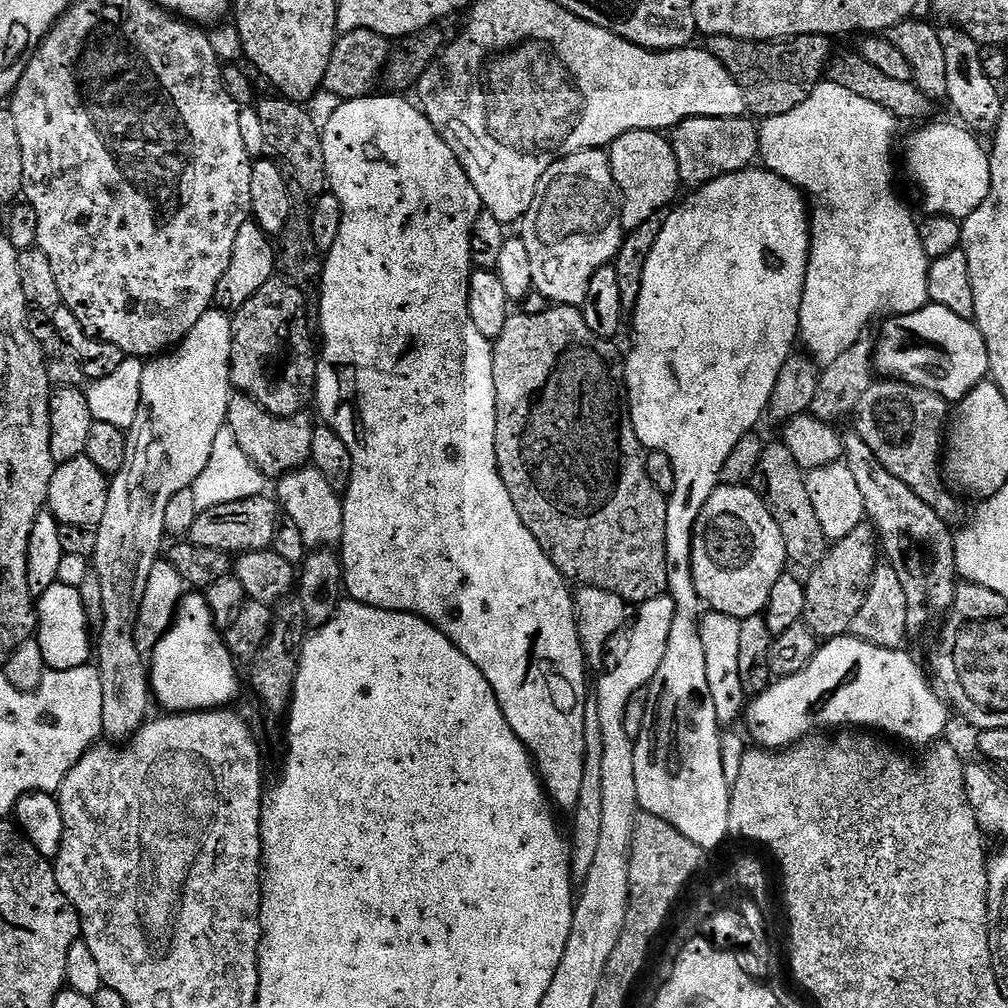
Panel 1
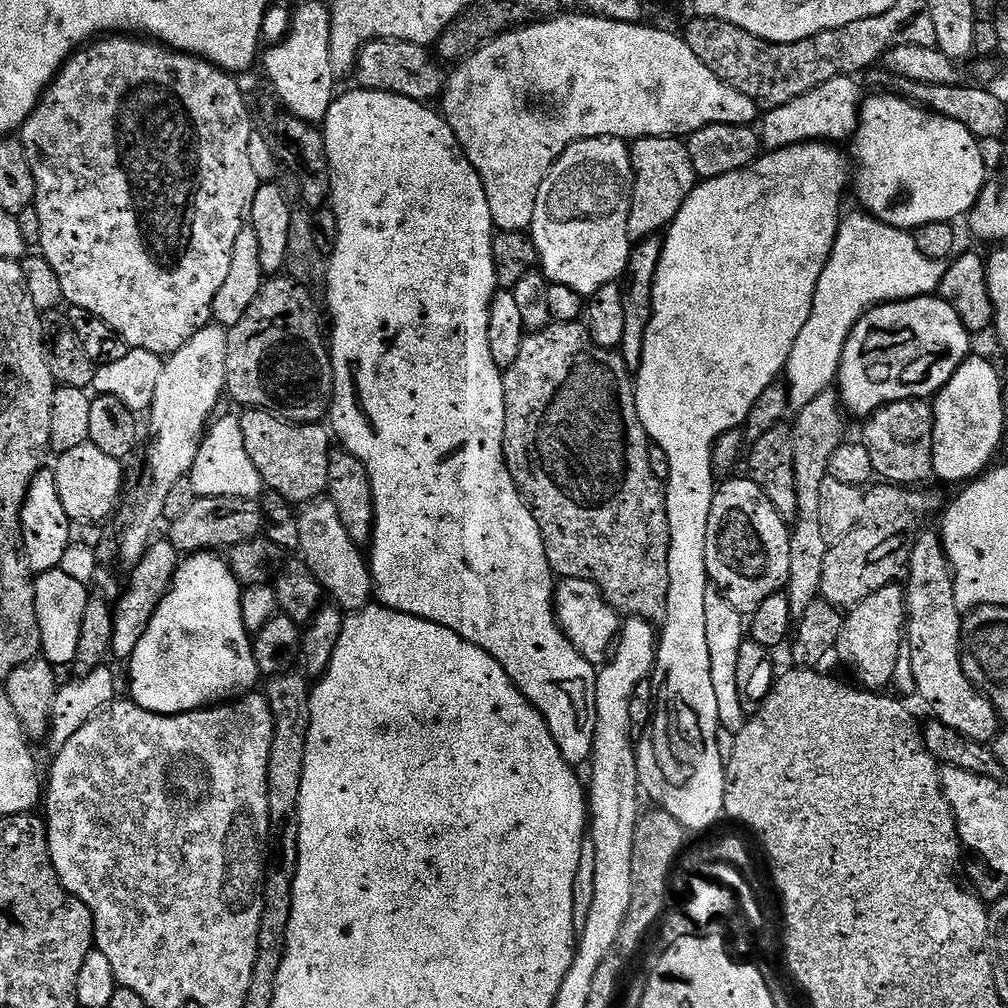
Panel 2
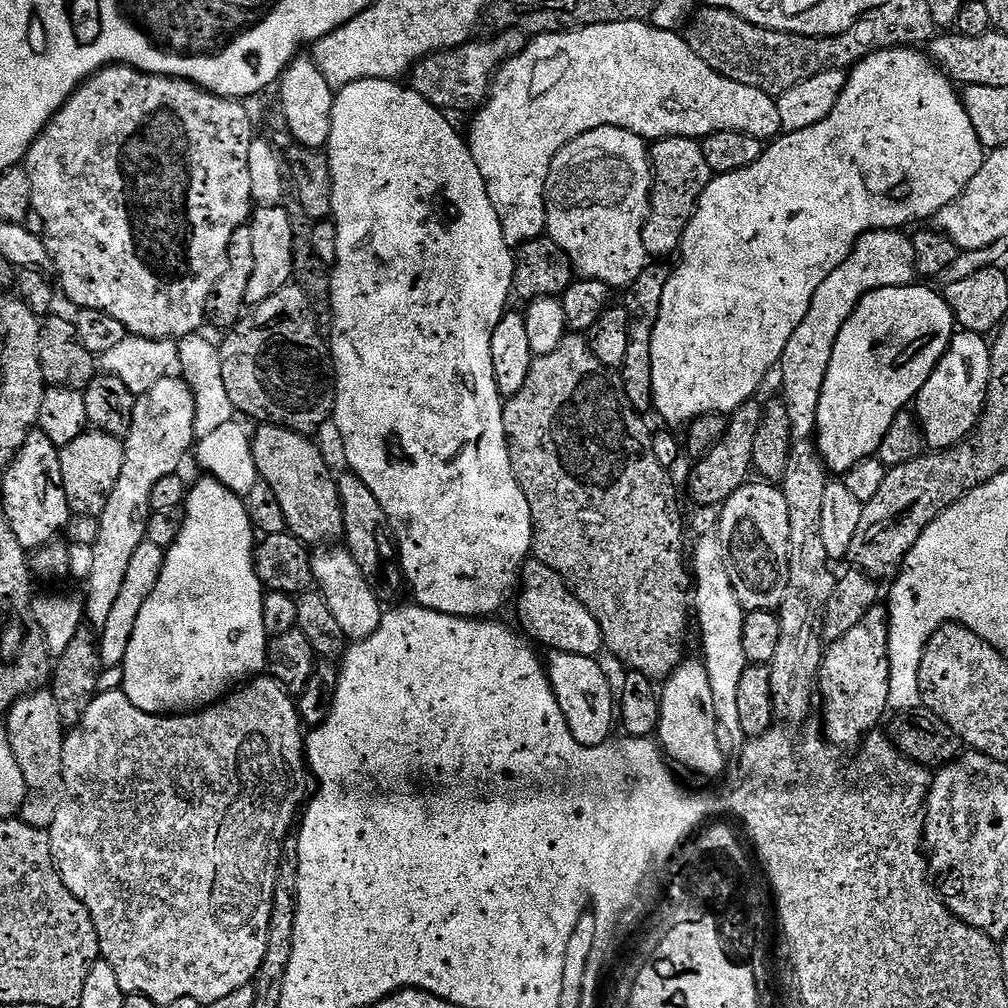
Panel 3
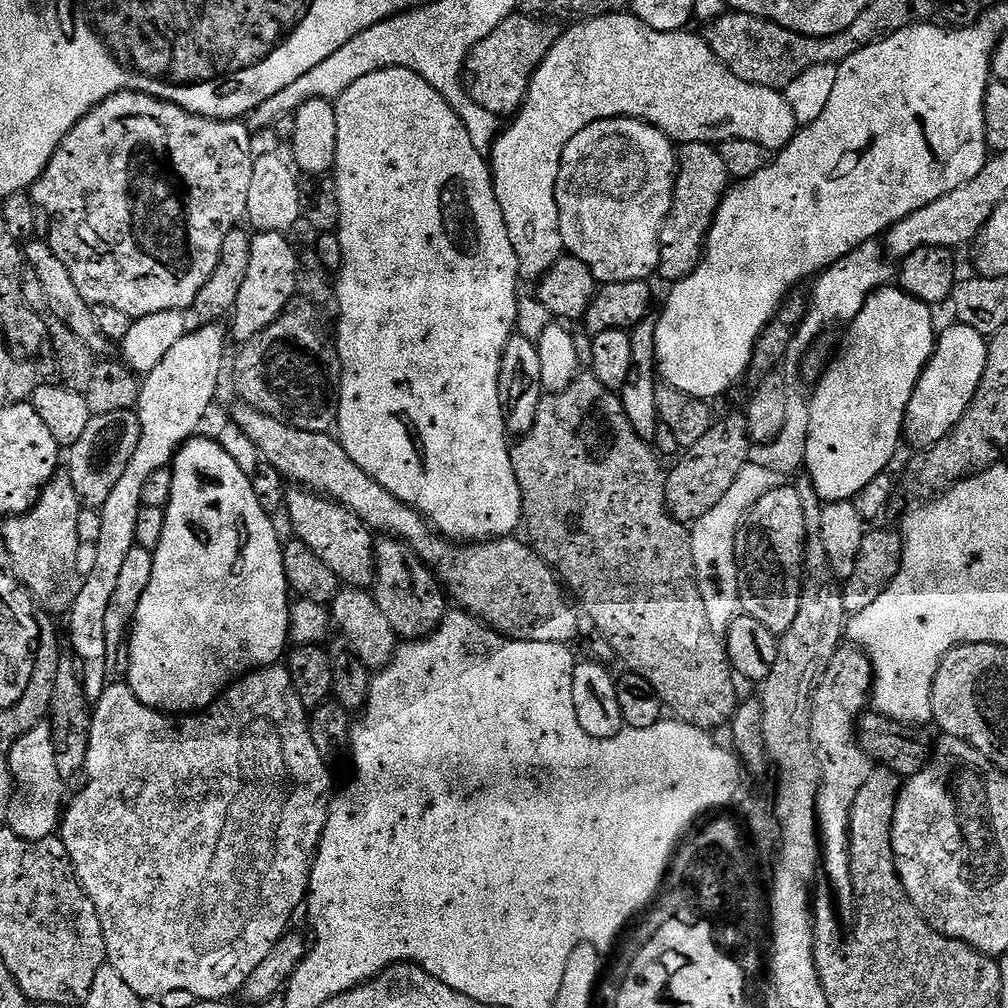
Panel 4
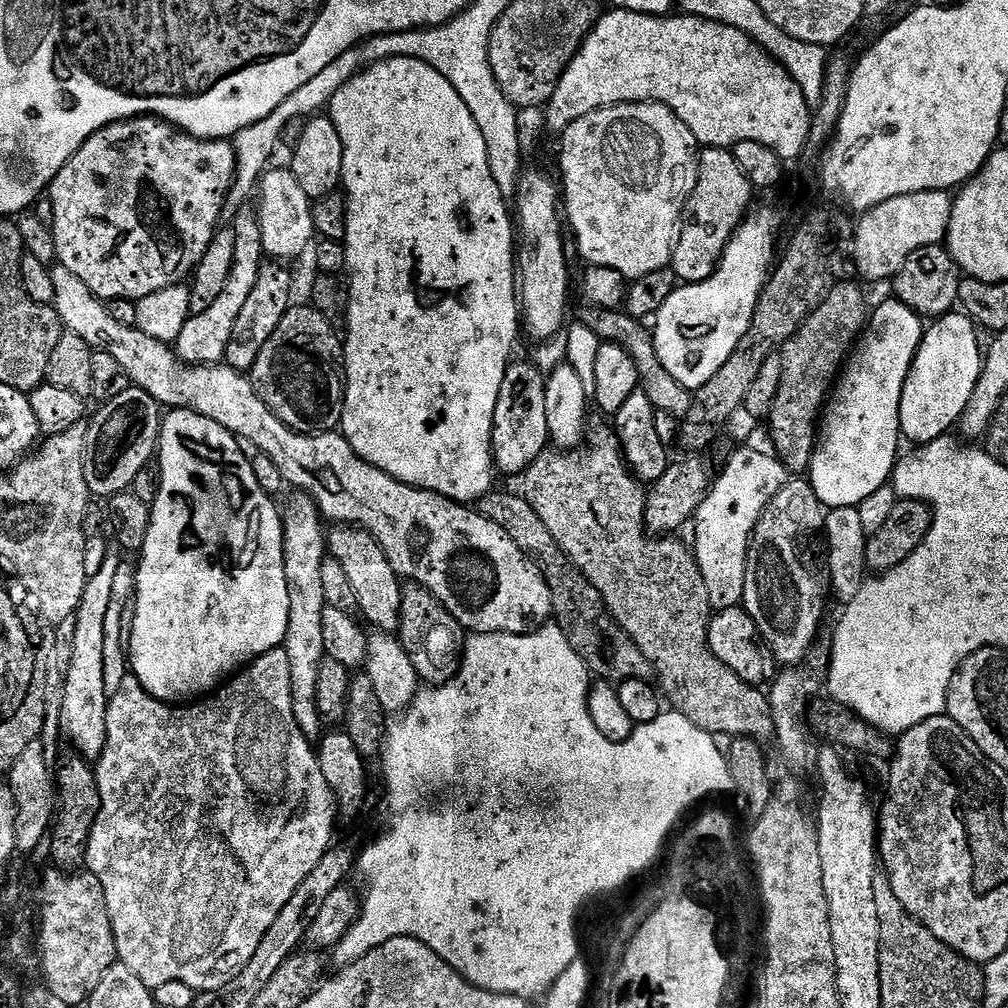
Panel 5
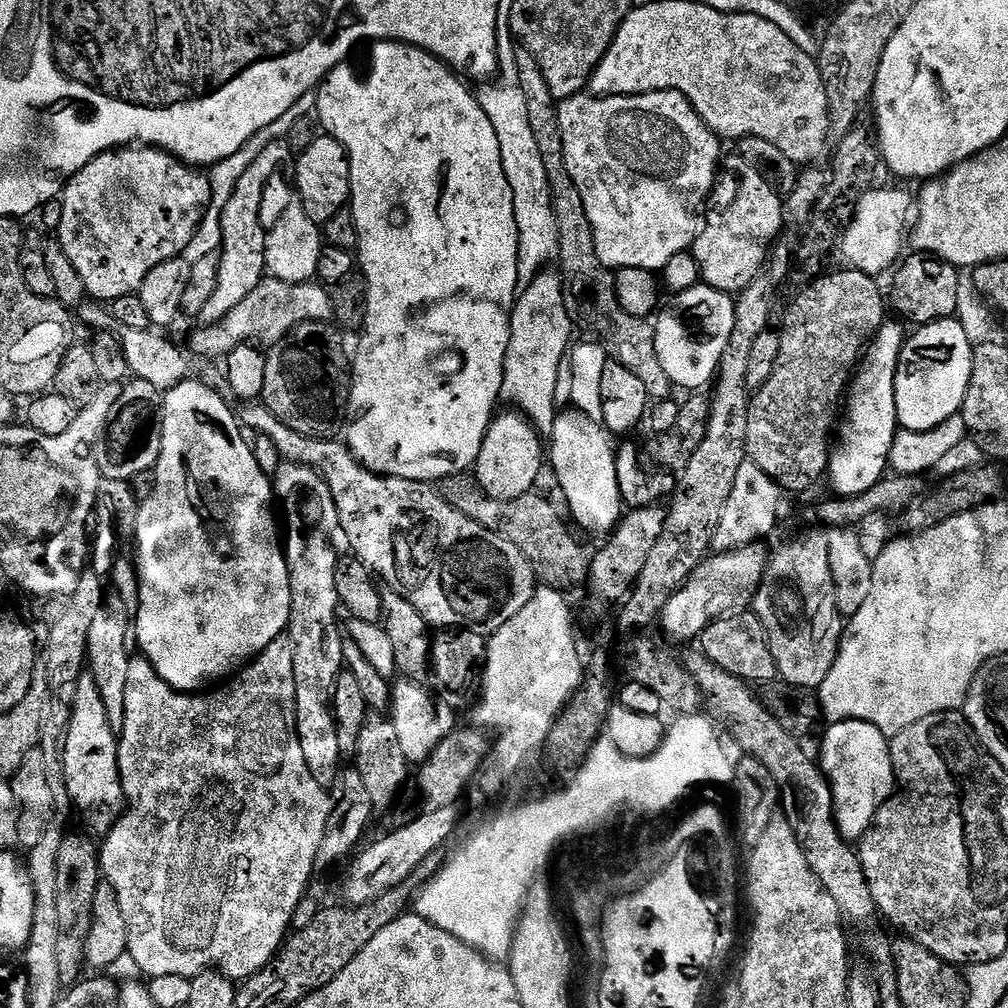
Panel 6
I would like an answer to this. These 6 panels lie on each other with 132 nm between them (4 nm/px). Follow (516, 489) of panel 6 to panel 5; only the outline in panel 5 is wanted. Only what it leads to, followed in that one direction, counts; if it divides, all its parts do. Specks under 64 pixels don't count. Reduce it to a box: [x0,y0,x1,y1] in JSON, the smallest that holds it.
[492,362,549,477]

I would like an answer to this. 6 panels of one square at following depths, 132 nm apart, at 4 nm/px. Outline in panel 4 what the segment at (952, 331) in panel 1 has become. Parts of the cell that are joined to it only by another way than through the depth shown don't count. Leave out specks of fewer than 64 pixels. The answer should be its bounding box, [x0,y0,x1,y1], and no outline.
[804,286,938,502]

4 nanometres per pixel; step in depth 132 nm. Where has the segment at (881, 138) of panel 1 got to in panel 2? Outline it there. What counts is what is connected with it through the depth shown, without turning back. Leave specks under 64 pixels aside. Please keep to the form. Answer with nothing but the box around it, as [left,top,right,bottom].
[758,76,947,410]

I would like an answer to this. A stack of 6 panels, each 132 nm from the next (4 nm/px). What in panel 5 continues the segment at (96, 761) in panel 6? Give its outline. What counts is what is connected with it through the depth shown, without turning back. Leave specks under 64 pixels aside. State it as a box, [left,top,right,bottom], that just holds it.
[60,554,122,762]

